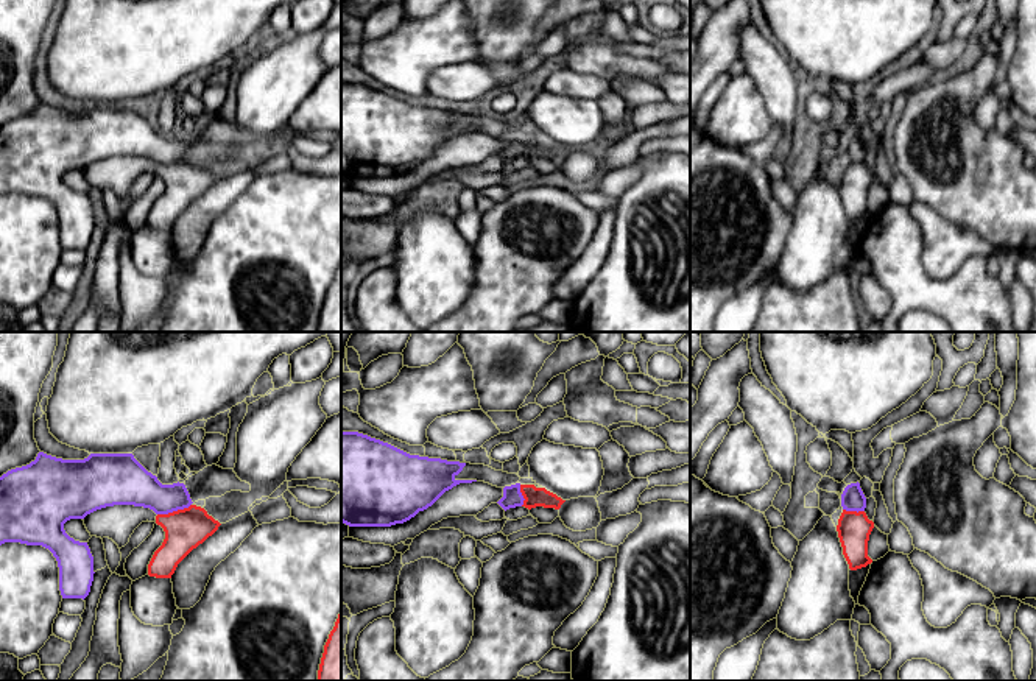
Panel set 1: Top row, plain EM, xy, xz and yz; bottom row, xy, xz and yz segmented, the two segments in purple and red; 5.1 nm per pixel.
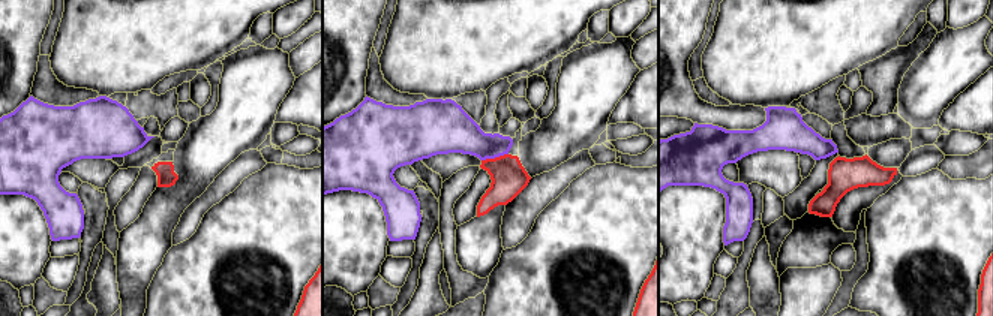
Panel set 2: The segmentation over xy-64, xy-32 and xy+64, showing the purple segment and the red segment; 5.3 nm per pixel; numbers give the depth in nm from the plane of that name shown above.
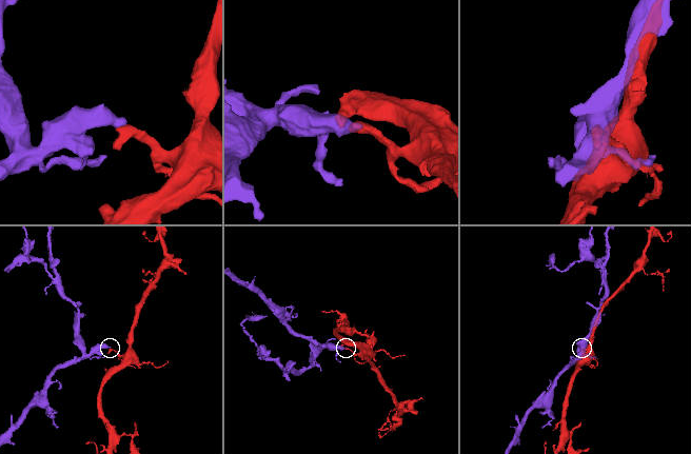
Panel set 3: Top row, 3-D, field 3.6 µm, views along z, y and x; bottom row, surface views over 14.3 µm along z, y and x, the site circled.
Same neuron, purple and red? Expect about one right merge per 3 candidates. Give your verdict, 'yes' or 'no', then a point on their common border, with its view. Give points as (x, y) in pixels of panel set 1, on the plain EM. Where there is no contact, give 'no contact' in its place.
no; contact xy (173, 161)

